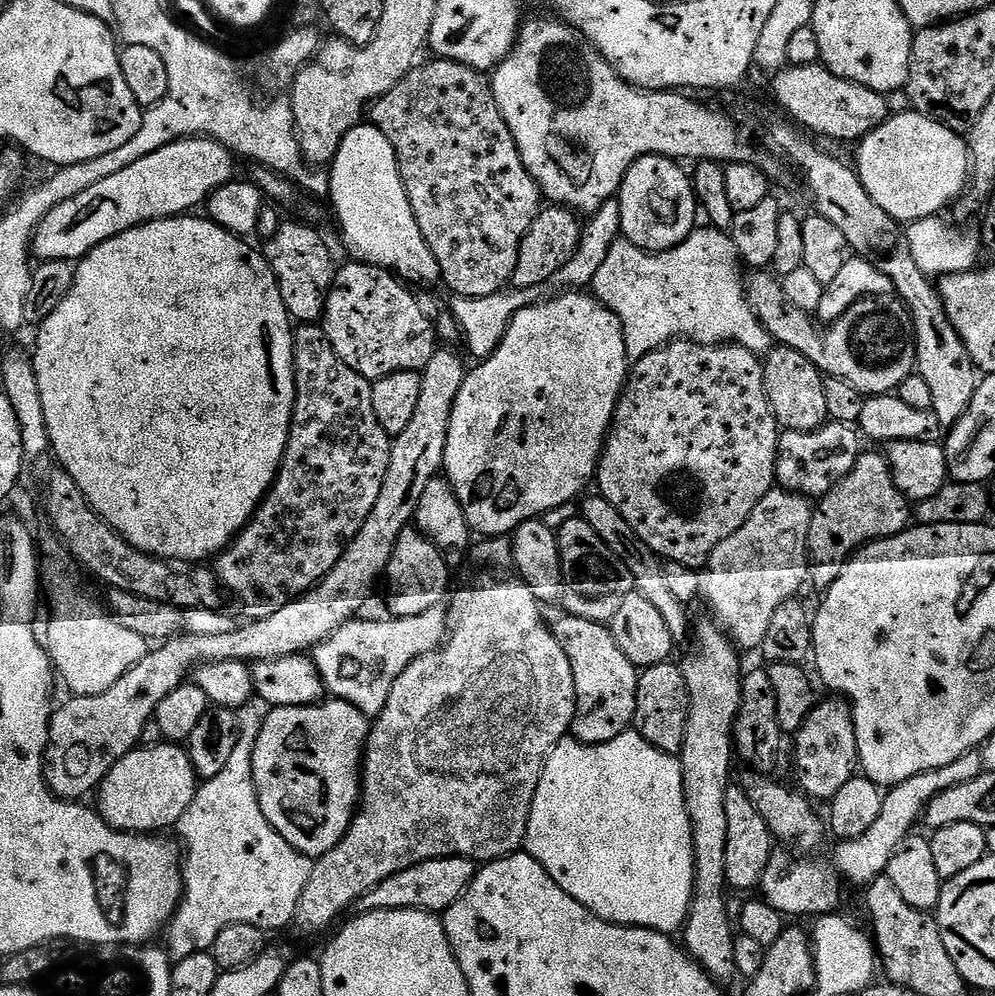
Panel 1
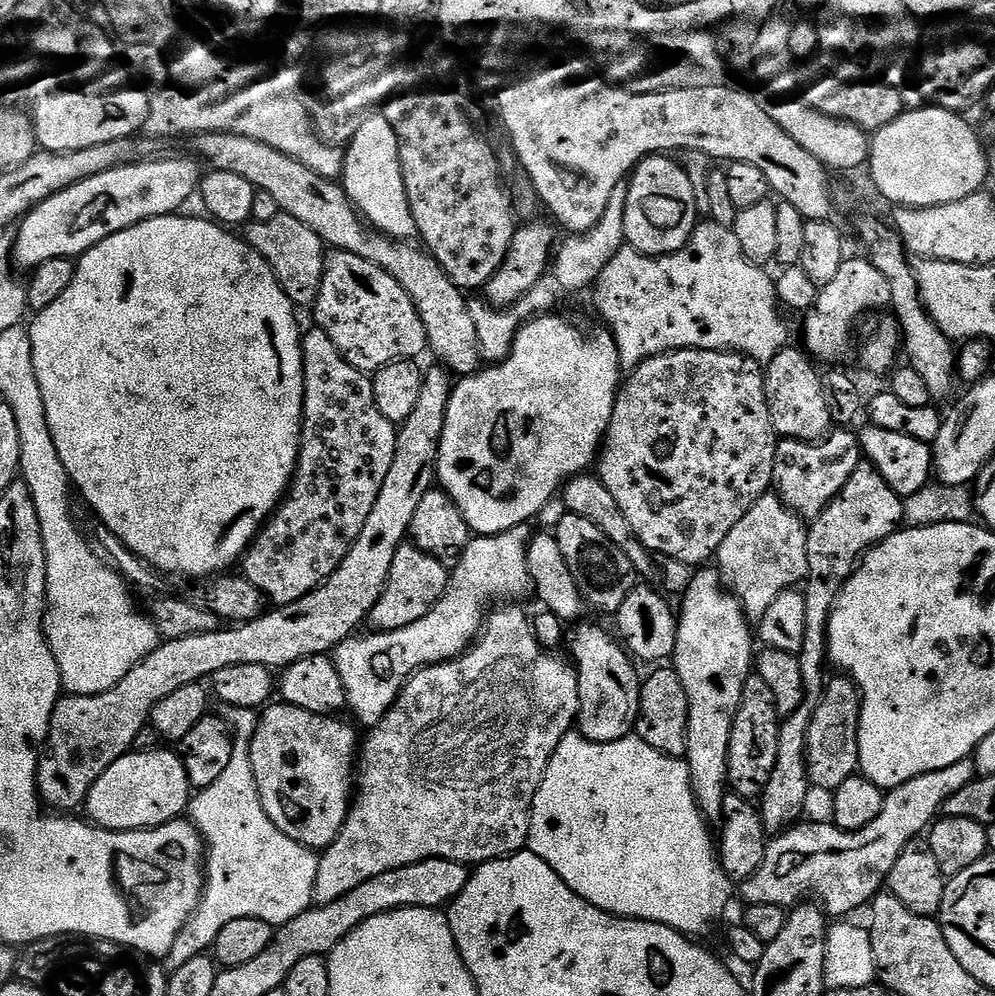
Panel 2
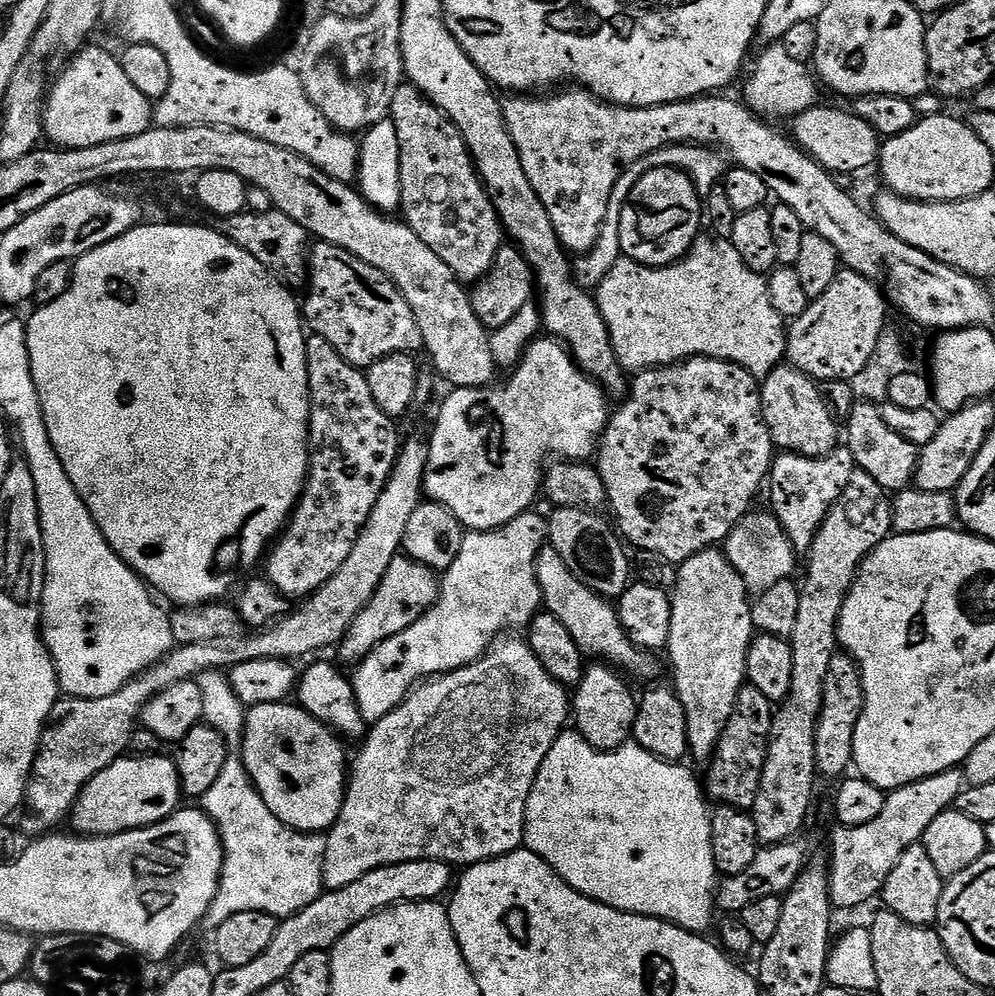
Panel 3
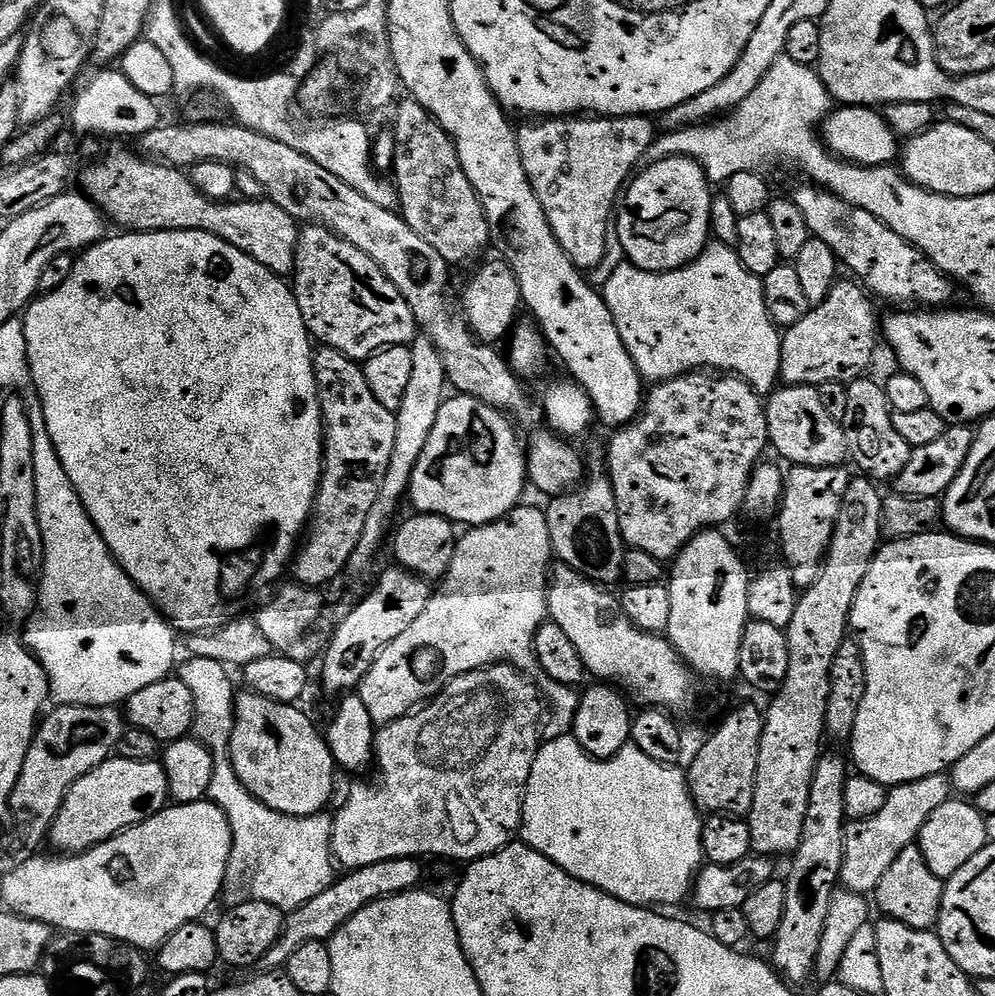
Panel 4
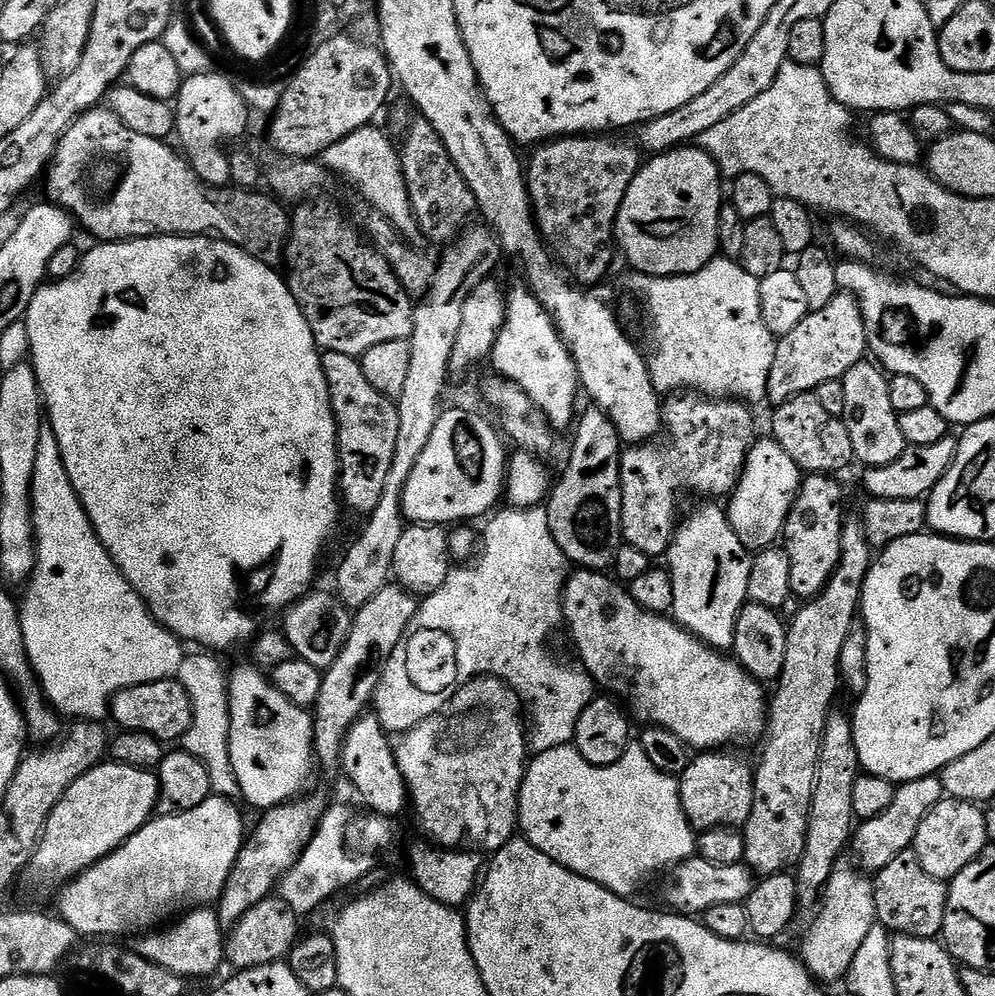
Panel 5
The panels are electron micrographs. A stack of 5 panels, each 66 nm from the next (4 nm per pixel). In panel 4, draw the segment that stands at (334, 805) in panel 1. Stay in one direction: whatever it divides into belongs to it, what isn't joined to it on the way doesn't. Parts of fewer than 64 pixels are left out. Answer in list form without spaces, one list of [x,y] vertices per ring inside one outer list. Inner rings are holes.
[[[244,690],[236,697],[232,731],[232,765],[242,786],[270,810],[293,818],[321,815],[332,800],[338,773],[336,758],[321,729],[319,732],[300,710]]]

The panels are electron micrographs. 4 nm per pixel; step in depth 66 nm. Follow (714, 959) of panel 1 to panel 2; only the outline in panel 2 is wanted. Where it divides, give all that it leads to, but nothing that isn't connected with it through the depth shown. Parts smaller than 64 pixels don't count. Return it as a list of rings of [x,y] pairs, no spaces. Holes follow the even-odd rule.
[[[701,567],[693,575],[679,604],[674,667],[688,703],[686,763],[701,815],[705,821],[719,821],[726,795],[732,723],[740,709],[742,690],[754,672],[754,632],[748,629],[750,621],[740,601],[724,587],[715,567]]]

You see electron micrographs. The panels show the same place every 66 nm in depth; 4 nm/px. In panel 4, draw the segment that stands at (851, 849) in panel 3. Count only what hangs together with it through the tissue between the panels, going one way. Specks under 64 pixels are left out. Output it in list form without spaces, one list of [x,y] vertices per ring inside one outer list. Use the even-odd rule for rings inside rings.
[[[947,775],[927,776],[909,784],[897,784],[888,793],[886,806],[865,820],[853,820],[844,829],[844,865],[840,871],[840,884],[847,891],[872,894],[878,882],[890,870],[894,858],[906,850],[906,846],[916,844],[926,818],[938,806],[953,799],[954,789]]]

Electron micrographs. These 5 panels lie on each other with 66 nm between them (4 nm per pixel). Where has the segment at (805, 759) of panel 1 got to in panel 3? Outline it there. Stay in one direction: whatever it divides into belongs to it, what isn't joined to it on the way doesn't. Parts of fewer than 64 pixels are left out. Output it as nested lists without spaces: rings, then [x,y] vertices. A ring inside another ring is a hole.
[[[840,650],[830,658],[830,666],[826,669],[824,693],[822,694],[822,710],[818,720],[816,741],[816,771],[821,777],[845,775],[847,768],[853,767],[854,730],[858,726],[858,718],[862,718],[864,709],[864,683],[857,660],[849,653]]]

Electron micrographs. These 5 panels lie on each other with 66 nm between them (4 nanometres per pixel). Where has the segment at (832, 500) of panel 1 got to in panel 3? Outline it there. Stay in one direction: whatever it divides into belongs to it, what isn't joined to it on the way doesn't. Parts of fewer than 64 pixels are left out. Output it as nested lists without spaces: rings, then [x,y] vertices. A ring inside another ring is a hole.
[[[857,470],[850,482],[844,487],[844,493],[834,502],[830,514],[822,522],[818,534],[814,538],[806,556],[808,560],[808,577],[799,585],[800,601],[798,602],[798,623],[794,626],[794,634],[790,638],[794,654],[794,678],[790,678],[790,694],[775,709],[772,721],[772,733],[768,739],[766,766],[762,770],[762,782],[758,790],[758,798],[754,798],[754,806],[750,815],[754,826],[758,826],[758,838],[761,845],[785,844],[788,840],[799,837],[800,827],[808,820],[808,811],[812,808],[812,791],[816,788],[818,773],[816,771],[816,731],[822,710],[822,694],[826,669],[830,666],[830,658],[837,651],[838,641],[836,627],[840,625],[840,615],[844,600],[850,594],[856,573],[864,563],[865,556],[870,555],[882,541],[893,535],[892,501],[870,474]]]

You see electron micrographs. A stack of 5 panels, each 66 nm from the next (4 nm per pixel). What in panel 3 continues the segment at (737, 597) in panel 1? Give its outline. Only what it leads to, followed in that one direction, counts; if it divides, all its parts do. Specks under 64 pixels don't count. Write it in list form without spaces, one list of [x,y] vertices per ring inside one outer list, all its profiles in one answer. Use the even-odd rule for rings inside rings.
[[[753,510],[747,516],[743,516],[724,541],[722,551],[734,566],[734,570],[738,570],[749,593],[752,594],[770,590],[770,586],[778,586],[778,582],[789,579],[798,559],[798,553],[793,548],[786,530],[782,530],[778,518],[768,510]]]

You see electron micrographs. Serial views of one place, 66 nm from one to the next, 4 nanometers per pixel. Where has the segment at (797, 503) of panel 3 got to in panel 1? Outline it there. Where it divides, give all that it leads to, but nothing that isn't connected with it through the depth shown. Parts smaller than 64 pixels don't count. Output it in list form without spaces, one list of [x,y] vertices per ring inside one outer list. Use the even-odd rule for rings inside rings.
[[[829,422],[818,430],[809,432],[781,431],[776,447],[776,484],[796,496],[825,496],[834,485],[842,482],[842,478],[846,478],[846,474],[850,474],[862,451],[859,439],[861,437],[853,425],[835,422]]]

